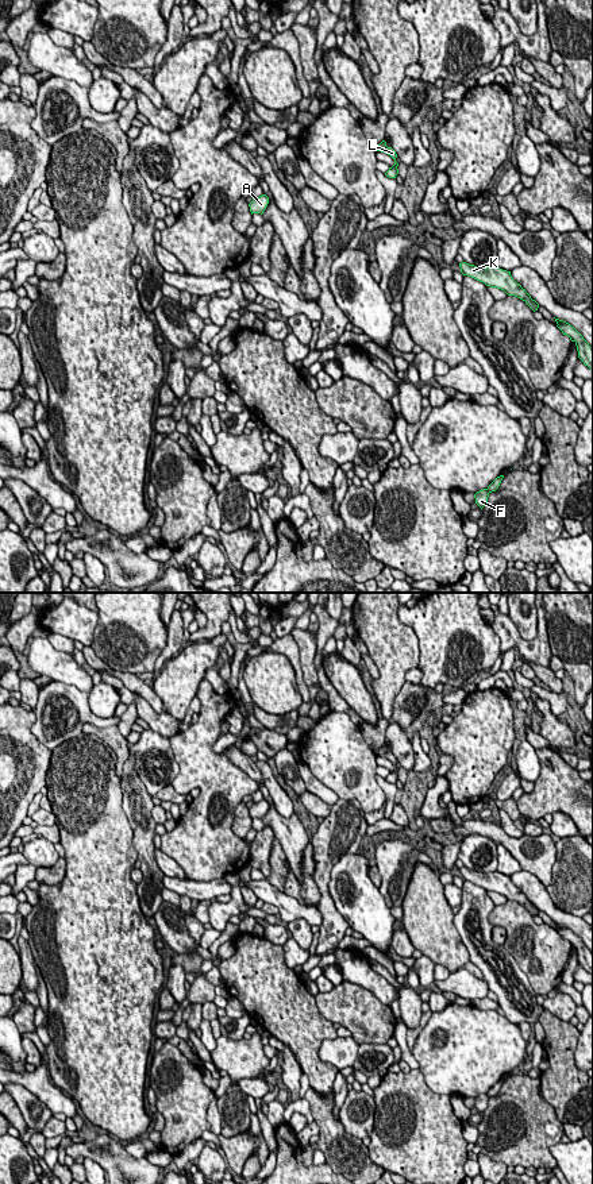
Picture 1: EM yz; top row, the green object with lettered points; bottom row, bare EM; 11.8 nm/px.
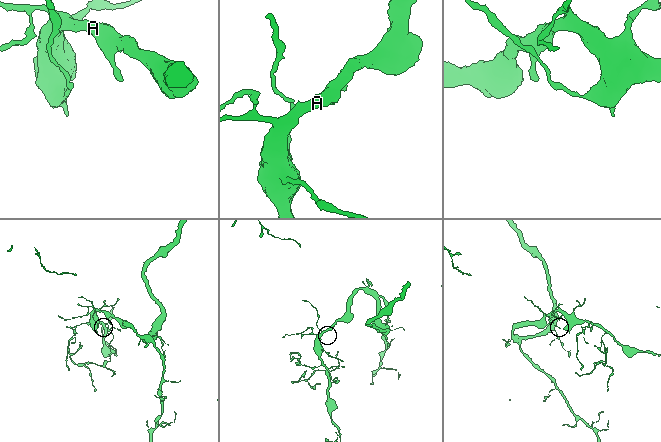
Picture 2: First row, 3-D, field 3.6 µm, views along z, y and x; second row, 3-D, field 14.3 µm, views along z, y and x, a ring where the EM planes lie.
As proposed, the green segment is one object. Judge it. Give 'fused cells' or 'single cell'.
fused cells

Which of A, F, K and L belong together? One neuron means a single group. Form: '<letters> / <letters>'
A K L / F

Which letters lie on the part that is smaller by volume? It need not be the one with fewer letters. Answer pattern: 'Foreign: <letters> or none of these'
Foreign: F

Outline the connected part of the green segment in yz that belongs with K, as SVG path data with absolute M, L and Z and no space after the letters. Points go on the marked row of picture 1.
M466 262L459 263L459 267L463 275L484 282L486 286L501 289L508 296L523 300L534 312L538 311L539 304L512 278L511 271L502 270L498 266L477 267Z

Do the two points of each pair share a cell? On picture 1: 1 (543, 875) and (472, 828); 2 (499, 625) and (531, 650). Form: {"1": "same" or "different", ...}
{"1": "same", "2": "same"}

